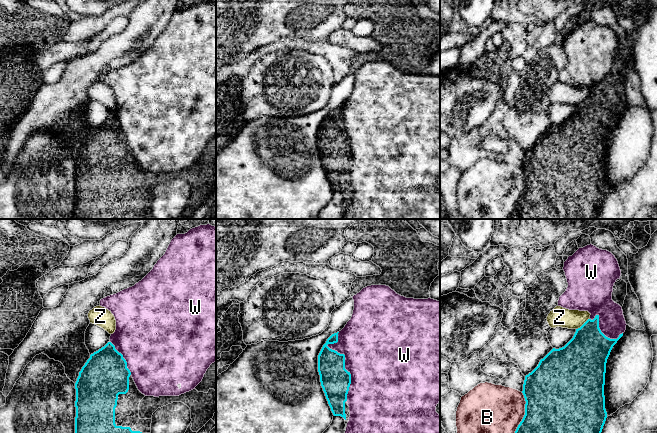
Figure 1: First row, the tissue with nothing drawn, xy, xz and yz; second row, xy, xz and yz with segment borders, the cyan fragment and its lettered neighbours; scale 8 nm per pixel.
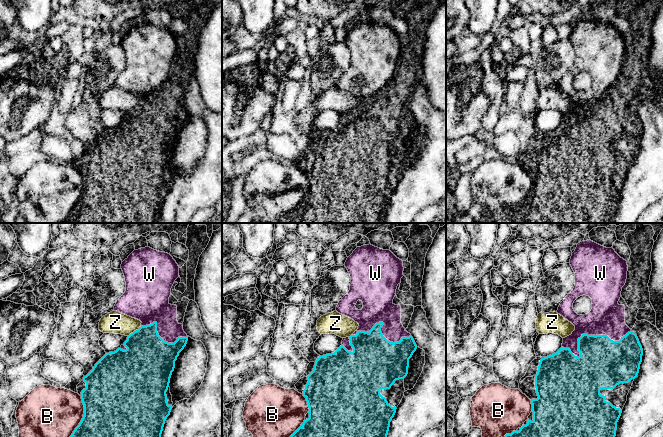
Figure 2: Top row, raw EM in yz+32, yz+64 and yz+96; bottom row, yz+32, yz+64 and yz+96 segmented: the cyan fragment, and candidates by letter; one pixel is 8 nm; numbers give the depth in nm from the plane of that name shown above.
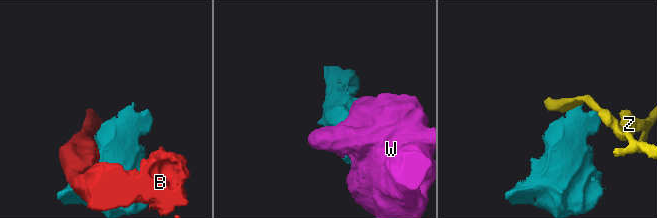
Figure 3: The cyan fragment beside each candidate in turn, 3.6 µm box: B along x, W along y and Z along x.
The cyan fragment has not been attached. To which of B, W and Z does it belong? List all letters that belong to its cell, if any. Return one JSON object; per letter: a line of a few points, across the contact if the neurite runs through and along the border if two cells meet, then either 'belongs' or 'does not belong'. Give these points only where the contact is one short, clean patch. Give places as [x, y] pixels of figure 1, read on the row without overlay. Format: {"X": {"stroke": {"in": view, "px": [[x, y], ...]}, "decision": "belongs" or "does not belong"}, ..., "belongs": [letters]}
{"B": {"decision": "does not belong"}, "W": {"decision": "belongs"}, "Z": {"stroke": {"in": "yz", "px": [[589, 94], [576, 105]]}, "decision": "does not belong"}, "belongs": ["W"]}

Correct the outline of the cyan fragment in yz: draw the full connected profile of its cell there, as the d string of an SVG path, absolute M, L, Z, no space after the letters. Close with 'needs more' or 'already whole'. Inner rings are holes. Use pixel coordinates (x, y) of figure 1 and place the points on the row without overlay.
M590 20L579 24L564 38L563 46L568 63L559 73L558 82L569 86L588 87L590 94L562 124L553 124L538 142L525 152L523 171L525 191L509 219L597 219L607 194L605 185L606 139L613 122L623 112L626 97L622 82L627 71L627 59L621 55L621 46L615 32Z | needs more

